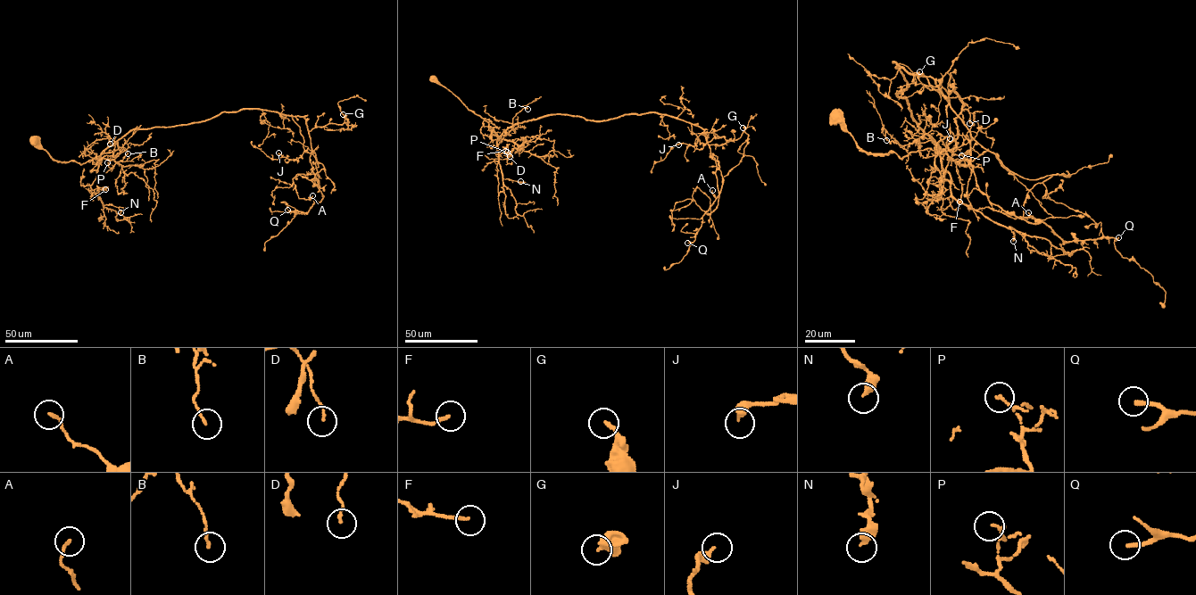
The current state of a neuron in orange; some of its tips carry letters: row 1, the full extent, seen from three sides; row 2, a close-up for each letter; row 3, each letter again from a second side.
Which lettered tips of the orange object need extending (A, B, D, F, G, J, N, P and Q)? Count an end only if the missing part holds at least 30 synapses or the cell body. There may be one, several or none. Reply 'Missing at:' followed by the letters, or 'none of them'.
Missing at: Q

